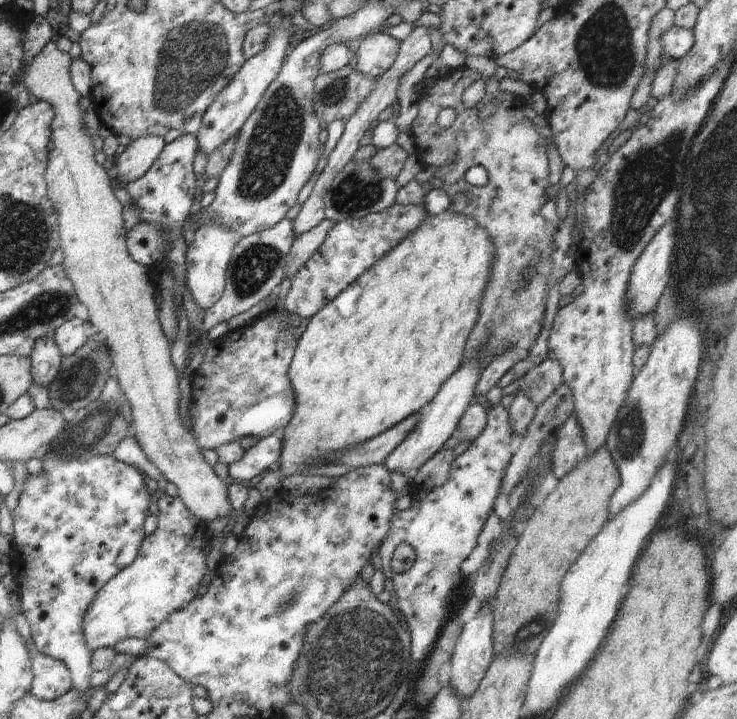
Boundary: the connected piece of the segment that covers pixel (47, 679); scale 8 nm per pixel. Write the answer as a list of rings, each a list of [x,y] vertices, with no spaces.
[[[35,647],[27,649],[33,680],[29,691],[36,698],[54,701],[71,690],[69,669],[64,662],[40,653]]]

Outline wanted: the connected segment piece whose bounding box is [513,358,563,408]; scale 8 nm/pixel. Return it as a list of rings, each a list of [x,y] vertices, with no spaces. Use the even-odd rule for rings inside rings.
[[[547,358],[525,374],[525,380],[513,394],[526,394],[538,408],[540,404],[544,404],[544,400],[548,400],[548,396],[552,396],[560,388],[562,382],[562,366],[557,360]]]

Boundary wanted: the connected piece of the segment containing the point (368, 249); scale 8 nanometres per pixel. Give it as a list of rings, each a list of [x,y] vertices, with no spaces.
[[[395,203],[362,219],[348,218],[336,223],[318,251],[291,278],[292,284],[284,300],[284,310],[288,314],[297,314],[300,319],[315,316],[412,233],[423,222],[426,214],[423,206]]]

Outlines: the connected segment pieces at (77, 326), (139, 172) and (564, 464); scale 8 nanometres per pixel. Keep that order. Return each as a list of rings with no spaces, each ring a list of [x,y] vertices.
[[[82,317],[72,318],[64,322],[53,335],[61,356],[74,355],[76,350],[89,342],[91,324]]]
[[[147,135],[134,140],[124,153],[118,156],[116,183],[124,186],[144,176],[161,156],[165,144],[164,138],[157,135]]]
[[[575,416],[570,417],[556,432],[556,442],[550,456],[552,474],[562,480],[575,466],[583,463],[588,455],[584,432]]]

